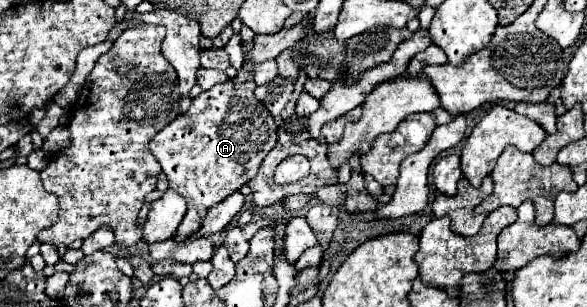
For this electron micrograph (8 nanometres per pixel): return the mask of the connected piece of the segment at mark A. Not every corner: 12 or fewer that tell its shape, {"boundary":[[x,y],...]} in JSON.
{"boundary":[[254,80],[216,84],[152,138],[184,196],[174,240],[276,146]]}

